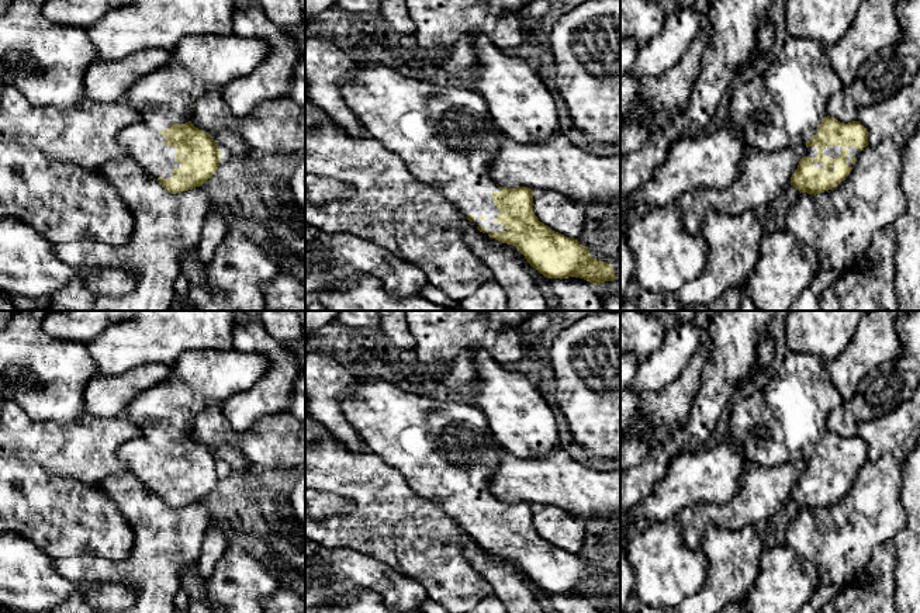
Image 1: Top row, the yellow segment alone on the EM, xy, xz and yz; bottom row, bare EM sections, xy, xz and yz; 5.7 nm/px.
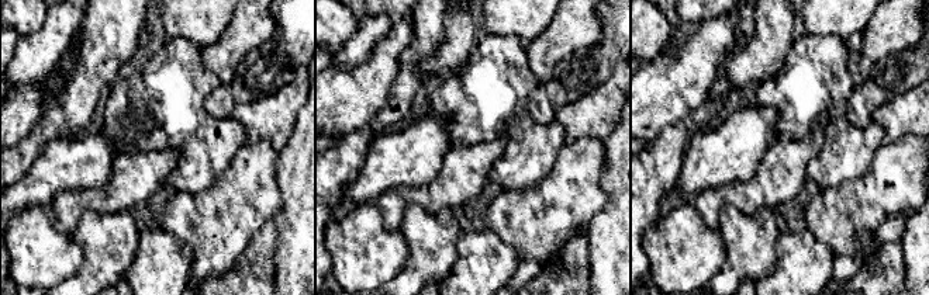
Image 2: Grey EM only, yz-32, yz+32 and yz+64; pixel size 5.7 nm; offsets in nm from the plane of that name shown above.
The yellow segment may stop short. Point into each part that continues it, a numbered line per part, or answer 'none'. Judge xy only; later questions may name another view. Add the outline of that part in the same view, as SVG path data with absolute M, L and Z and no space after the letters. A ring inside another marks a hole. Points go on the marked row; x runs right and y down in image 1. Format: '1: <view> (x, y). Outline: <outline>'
1: xy (166, 96). Outline: M208 34L183 38L172 51L170 60L160 69L141 77L121 98L129 104L139 120L122 129L117 141L127 149L127 155L138 162L155 177L172 179L176 162L176 148L165 145L162 129L173 124L186 124L194 112L194 103L207 89L222 89L234 79L252 73L269 55L270 45L263 35Z

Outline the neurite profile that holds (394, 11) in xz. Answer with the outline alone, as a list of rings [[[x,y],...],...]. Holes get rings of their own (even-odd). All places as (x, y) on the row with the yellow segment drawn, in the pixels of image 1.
[[[380,0],[383,18],[400,34],[414,35],[416,28],[411,20],[405,0]]]

